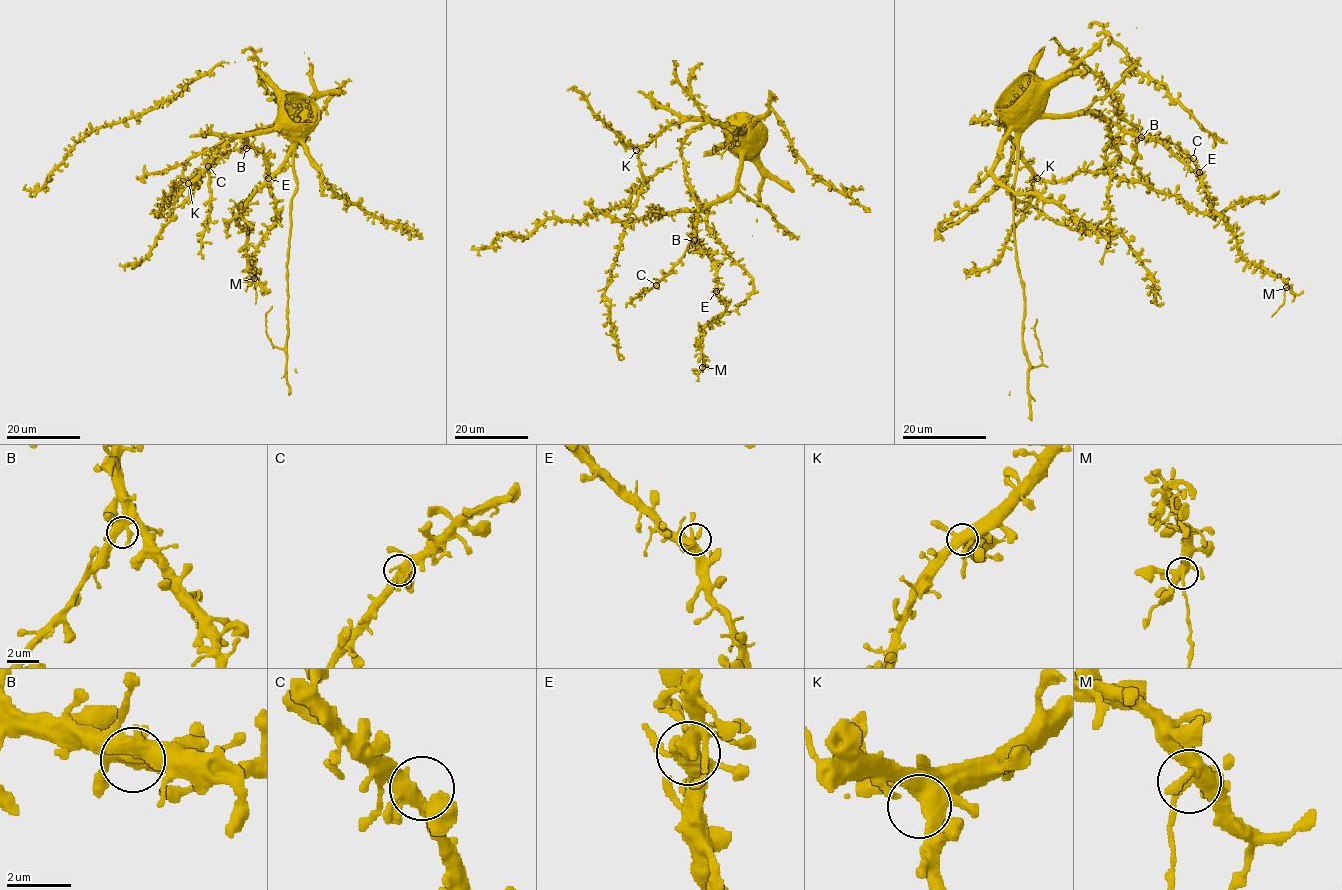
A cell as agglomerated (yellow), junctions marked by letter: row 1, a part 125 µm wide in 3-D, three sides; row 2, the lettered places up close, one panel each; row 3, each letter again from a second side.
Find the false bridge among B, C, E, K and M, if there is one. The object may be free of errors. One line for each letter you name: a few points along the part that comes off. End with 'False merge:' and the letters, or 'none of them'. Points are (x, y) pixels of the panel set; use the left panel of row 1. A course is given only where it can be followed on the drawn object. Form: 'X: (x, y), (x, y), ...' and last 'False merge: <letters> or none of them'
M: (254, 279), (255, 304)
False merge: M

